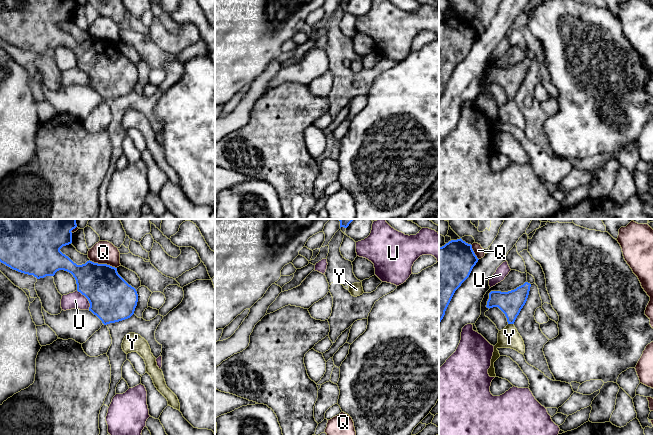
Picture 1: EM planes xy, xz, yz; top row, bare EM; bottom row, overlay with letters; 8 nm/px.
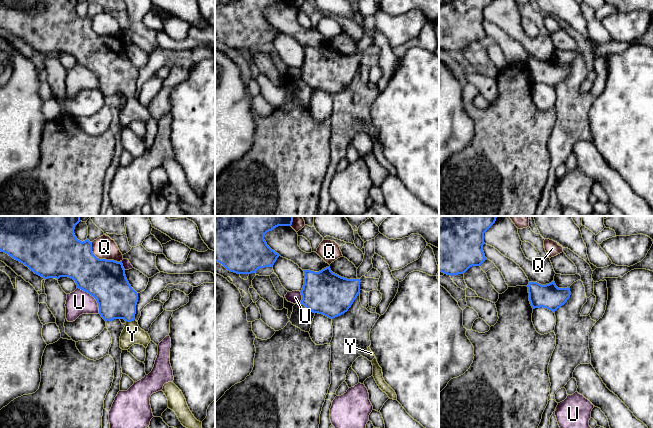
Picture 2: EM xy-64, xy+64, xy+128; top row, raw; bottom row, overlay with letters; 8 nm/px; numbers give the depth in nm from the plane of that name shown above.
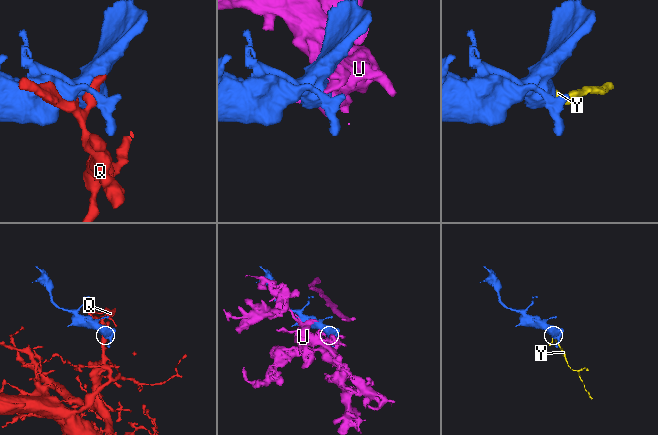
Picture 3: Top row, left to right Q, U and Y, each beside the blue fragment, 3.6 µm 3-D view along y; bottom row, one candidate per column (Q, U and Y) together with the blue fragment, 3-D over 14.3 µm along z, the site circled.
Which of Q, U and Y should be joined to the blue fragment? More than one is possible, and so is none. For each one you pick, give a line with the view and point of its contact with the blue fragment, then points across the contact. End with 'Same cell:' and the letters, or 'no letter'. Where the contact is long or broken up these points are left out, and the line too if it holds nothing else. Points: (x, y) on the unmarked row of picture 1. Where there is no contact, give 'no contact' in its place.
Y: meets blue in yz at (511, 99); runs through yz (510, 79), (511, 99), (509, 113)
Same cell: Y

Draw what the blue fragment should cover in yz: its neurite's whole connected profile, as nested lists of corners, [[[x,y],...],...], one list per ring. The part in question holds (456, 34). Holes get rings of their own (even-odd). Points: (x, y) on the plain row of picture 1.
[[[461,14],[439,23],[439,100],[461,60],[478,38],[472,21]]]

